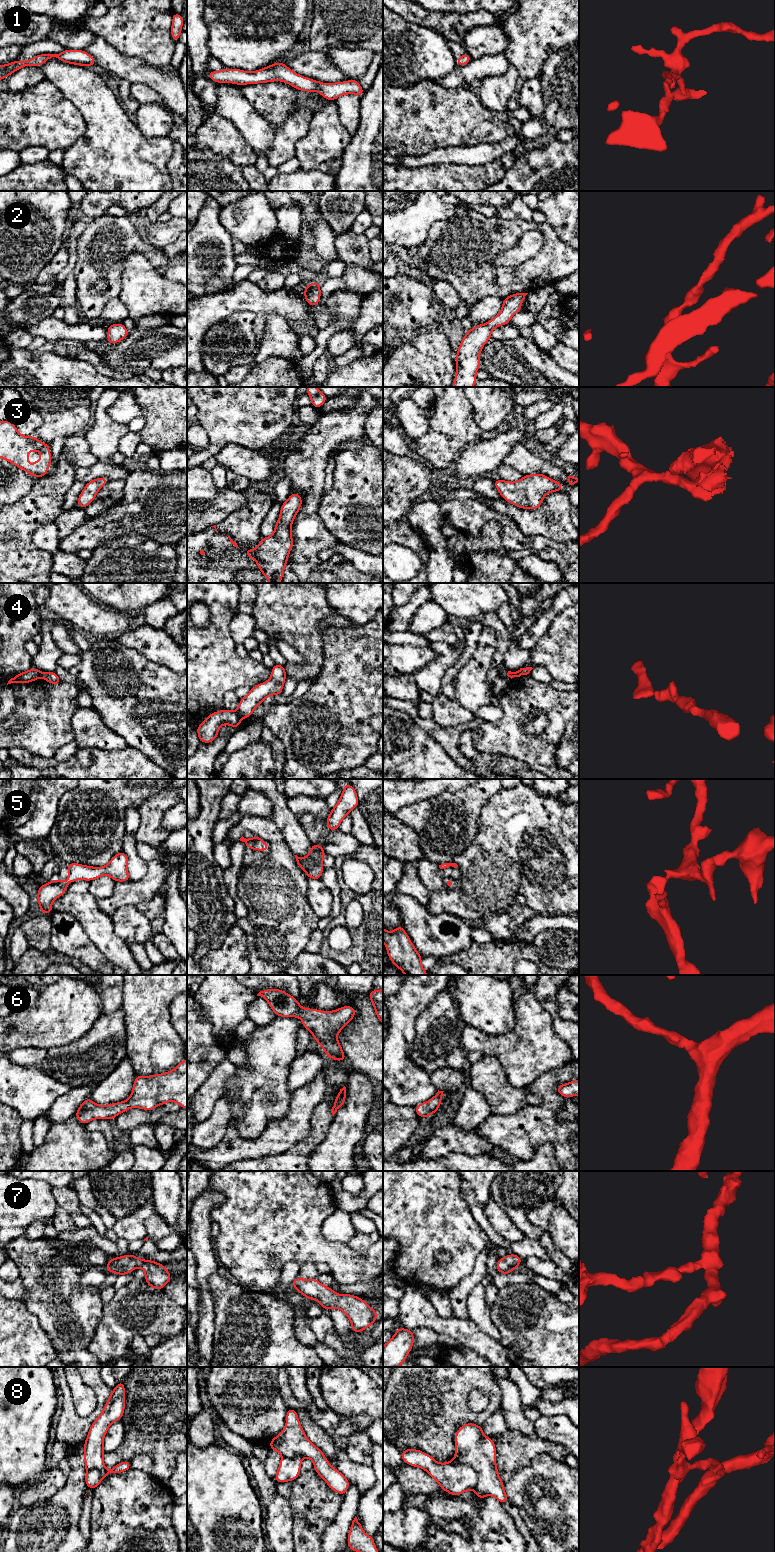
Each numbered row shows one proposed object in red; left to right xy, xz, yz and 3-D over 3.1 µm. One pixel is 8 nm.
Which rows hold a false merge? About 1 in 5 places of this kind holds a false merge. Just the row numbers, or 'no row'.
4, 8

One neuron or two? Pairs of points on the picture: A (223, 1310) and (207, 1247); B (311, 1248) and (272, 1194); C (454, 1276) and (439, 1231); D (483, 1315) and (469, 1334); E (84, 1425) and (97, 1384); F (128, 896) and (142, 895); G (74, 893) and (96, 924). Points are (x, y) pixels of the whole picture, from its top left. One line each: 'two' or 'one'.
A: two
B: one
C: one
D: two
E: one
F: one
G: one

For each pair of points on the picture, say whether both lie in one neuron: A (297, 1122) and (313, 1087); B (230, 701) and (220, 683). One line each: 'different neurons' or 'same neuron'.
A: same neuron
B: different neurons

